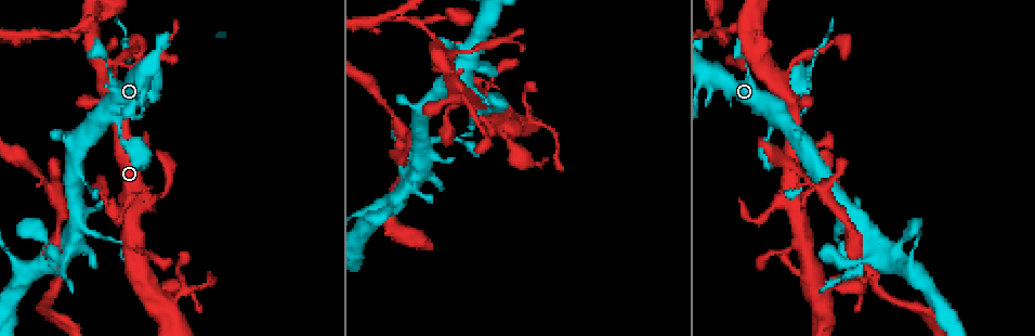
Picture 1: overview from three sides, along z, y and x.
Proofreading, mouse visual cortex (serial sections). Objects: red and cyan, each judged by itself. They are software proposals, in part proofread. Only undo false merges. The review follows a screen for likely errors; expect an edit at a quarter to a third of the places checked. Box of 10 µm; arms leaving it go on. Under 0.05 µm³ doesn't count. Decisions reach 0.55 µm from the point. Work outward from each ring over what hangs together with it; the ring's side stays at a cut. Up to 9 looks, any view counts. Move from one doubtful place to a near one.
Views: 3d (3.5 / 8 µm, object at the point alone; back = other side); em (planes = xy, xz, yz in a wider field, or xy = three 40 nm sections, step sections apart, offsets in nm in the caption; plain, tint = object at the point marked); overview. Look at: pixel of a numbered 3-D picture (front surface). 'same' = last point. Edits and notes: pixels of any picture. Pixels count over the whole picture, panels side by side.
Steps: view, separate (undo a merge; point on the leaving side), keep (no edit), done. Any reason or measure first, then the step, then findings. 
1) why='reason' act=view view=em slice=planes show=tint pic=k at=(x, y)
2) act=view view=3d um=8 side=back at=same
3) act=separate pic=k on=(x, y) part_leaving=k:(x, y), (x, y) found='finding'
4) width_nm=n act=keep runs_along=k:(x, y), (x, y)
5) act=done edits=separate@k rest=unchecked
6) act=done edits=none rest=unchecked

why='sharp bend' act=view view=3d um=3.5 pic=1 at=(486, 100)

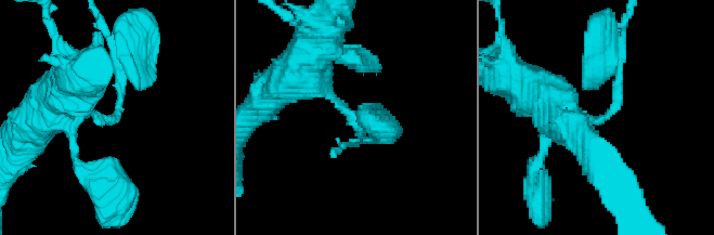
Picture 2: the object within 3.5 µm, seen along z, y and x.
arm_widths_nm=150,300 why='need the tissue' act=view view=em slice=xy step=5 show=tint pic=2 at=(116, 120)

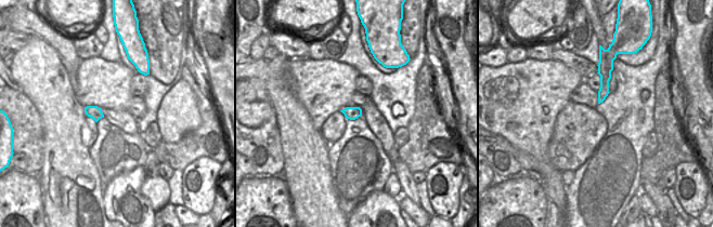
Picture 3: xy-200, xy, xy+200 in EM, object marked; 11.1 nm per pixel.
act=view view=em slice=xy step=1 show=tint at=same

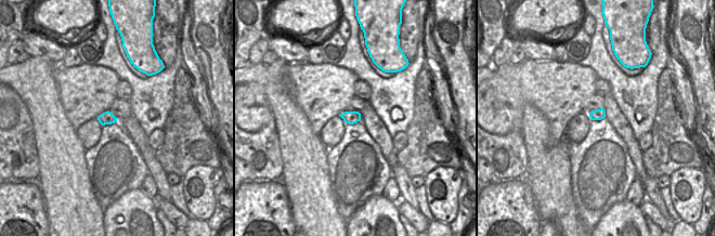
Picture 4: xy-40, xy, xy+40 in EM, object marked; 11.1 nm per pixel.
act=separate pic=2 on=(118, 105) part_leaving=2:(95, 118), (115, 118), (118, 75), (139, 55) found='two cells meet here'

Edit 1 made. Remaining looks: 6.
why='see it whole again' act=view view=overview

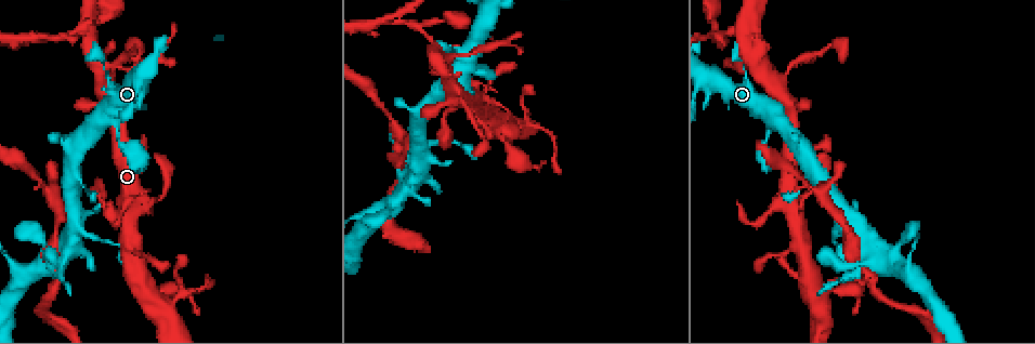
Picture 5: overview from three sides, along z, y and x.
why='branch point' act=view view=3d um=3.5 pic=5 at=(800, 241)

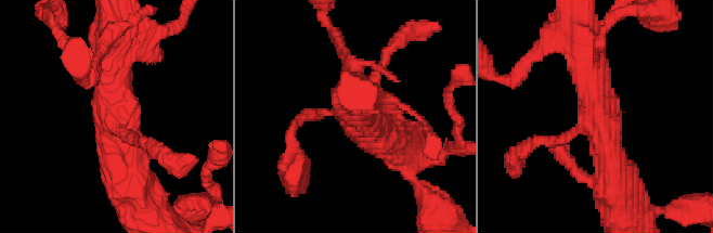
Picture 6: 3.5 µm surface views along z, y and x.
arms=3 arm_widths_nm=150,500,500 act=view view=em slice=xy step=2 show=tint pic=6 at=(600, 118)

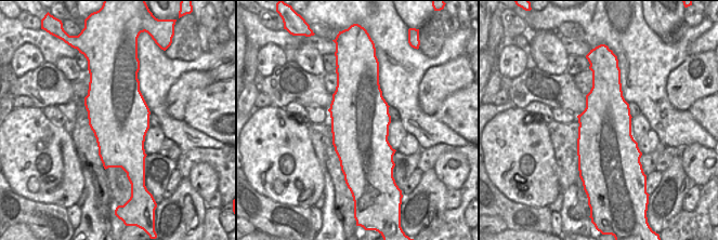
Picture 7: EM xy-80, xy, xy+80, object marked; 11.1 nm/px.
act=keep runs_along=6:(582, 46), (616, 185) found='all the same cell'

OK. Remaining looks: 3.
why='calibre changes' act=view view=3d um=3.5 pic=5 at=(184, 296)

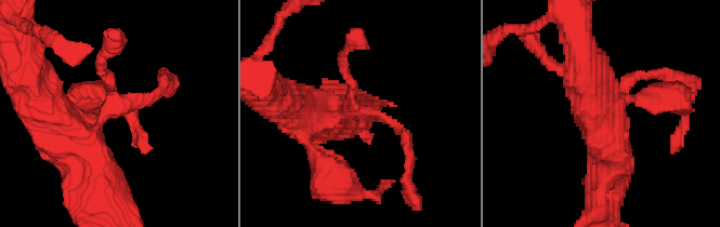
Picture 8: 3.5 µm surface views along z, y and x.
act=view view=em slice=xy step=5 show=tint pic=8 at=(121, 112)

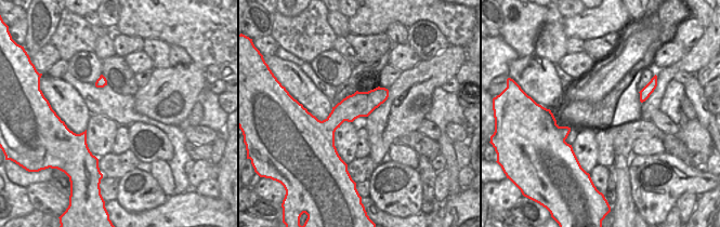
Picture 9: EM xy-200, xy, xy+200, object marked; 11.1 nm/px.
act=keep runs_along=8:(305, 111), (371, 111), (408, 145) found='one cell here'

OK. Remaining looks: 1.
act=done edits=separate@2 rest=unchecked

